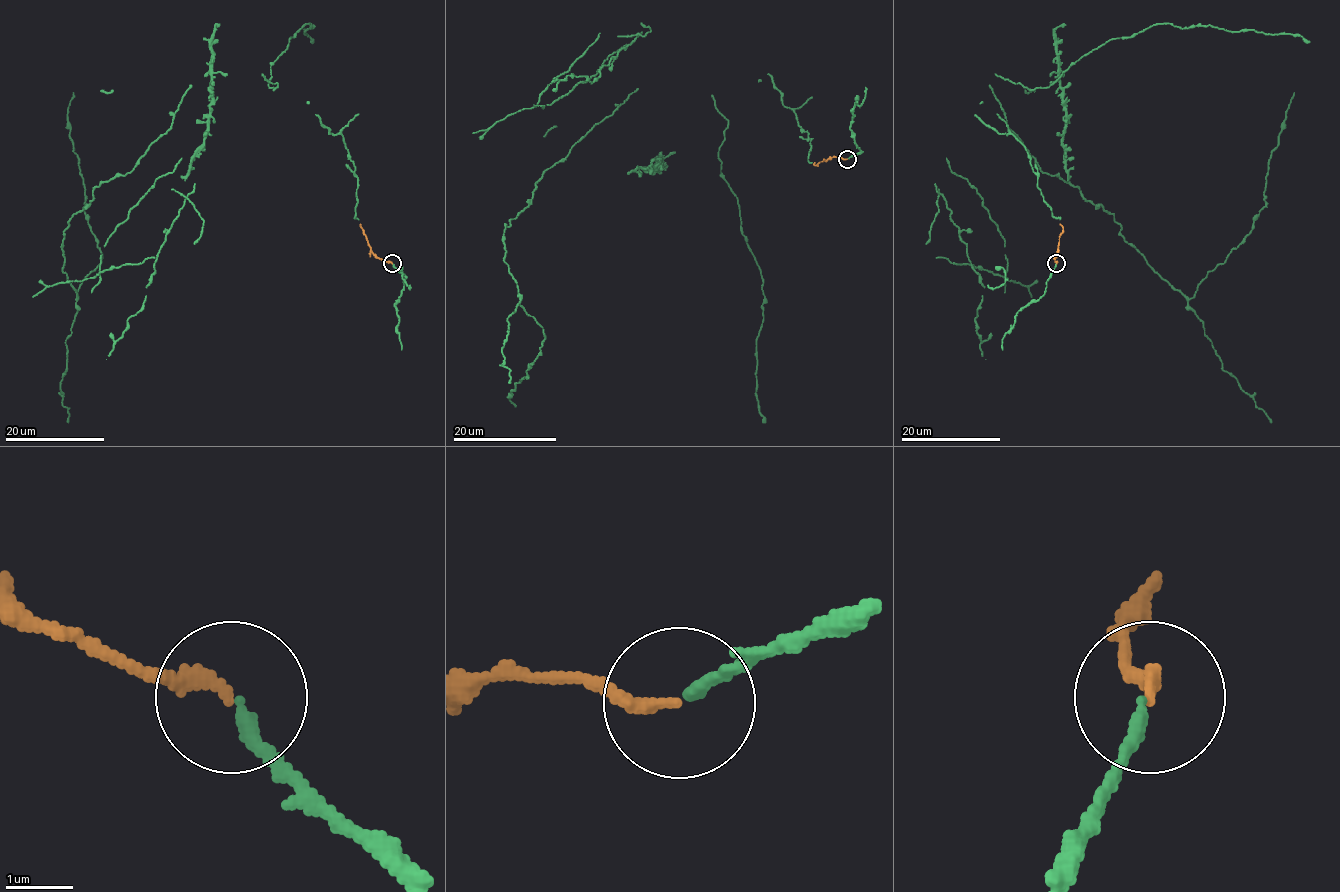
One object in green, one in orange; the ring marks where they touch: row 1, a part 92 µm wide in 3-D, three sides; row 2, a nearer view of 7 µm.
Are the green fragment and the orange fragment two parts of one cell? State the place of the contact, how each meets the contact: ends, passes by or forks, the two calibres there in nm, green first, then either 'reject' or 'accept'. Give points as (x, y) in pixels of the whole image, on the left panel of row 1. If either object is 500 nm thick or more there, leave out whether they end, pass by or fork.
place (392, 263); green ends; orange ends; calibres 190 and 200 nm; accept

